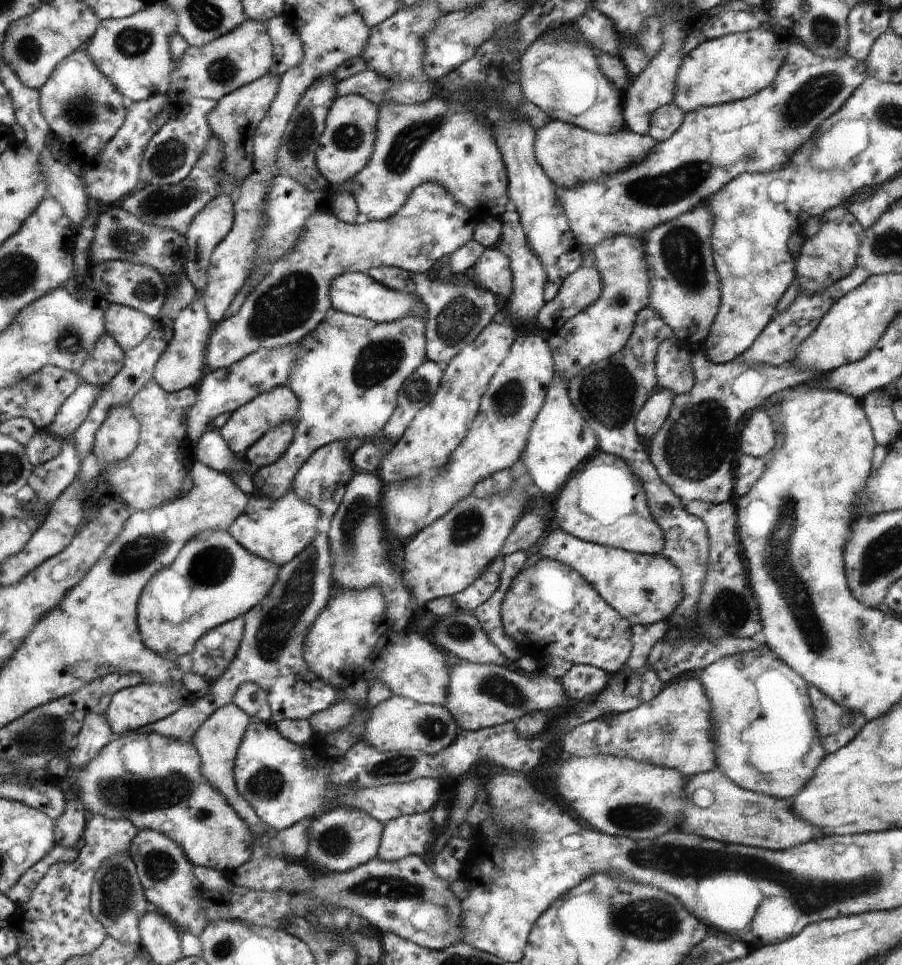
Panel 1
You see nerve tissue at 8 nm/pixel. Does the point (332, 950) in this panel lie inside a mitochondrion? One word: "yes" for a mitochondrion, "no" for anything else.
yes

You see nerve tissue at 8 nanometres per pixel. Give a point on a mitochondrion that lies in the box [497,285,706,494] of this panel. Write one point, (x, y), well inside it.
(604, 394)

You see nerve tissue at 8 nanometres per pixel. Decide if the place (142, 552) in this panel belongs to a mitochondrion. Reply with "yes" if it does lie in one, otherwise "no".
yes

